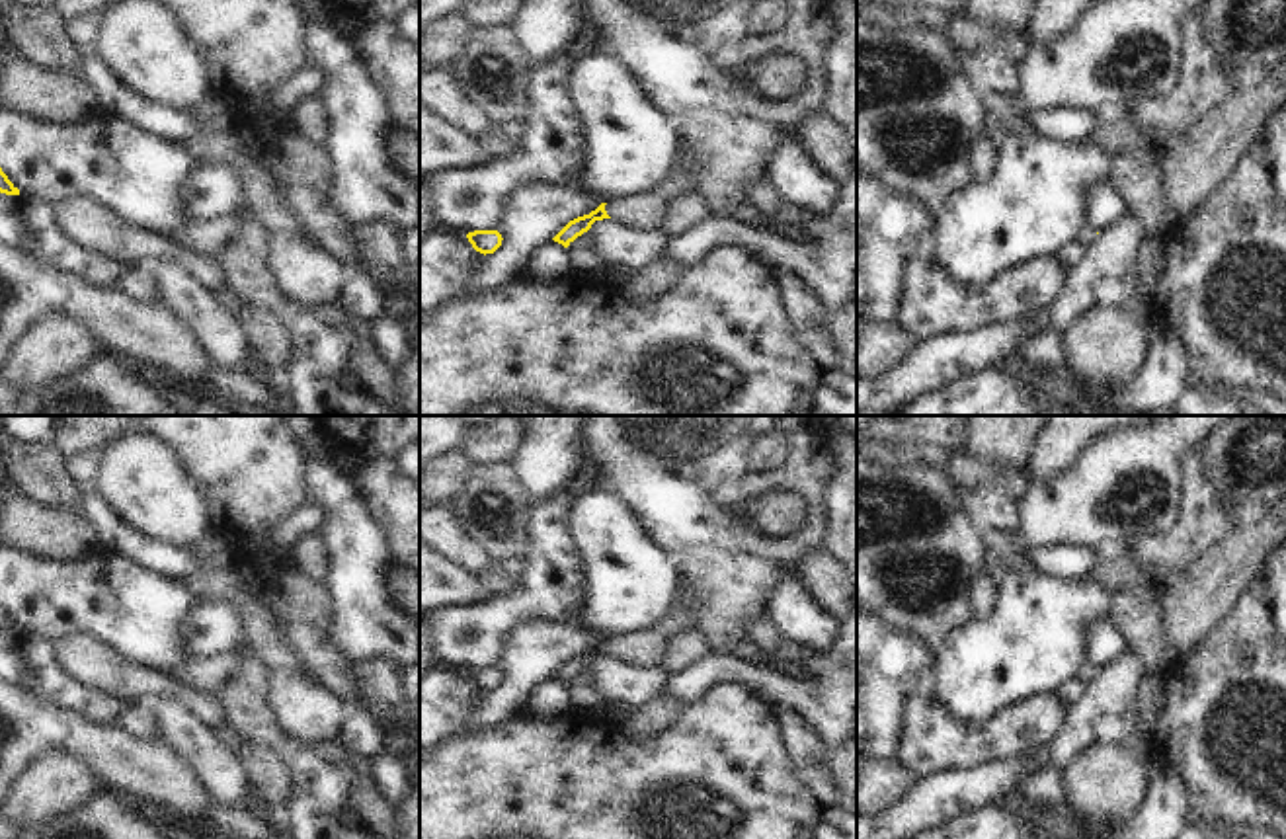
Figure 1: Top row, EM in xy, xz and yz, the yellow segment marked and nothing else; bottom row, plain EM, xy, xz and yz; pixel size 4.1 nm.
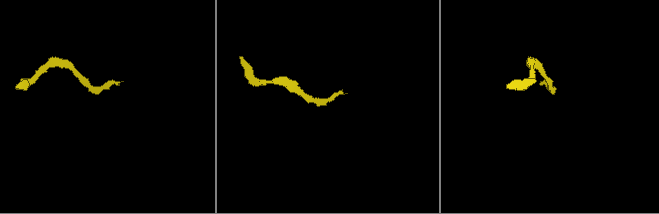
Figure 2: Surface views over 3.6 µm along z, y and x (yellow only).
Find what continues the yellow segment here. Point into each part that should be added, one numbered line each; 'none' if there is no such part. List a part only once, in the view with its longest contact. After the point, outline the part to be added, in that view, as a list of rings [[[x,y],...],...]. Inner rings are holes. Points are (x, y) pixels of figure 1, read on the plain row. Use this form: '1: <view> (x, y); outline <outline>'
1: xz (644, 648); outline [[[681,578],[679,593],[669,613],[646,632],[628,632],[624,636],[609,638],[605,642],[607,652],[626,663],[660,663],[667,640],[681,628],[697,624],[699,599],[701,591]]]

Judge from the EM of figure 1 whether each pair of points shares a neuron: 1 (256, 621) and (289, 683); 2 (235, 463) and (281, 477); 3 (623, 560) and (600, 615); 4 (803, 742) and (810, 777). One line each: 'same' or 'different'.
1: different
2: same
3: same
4: same

